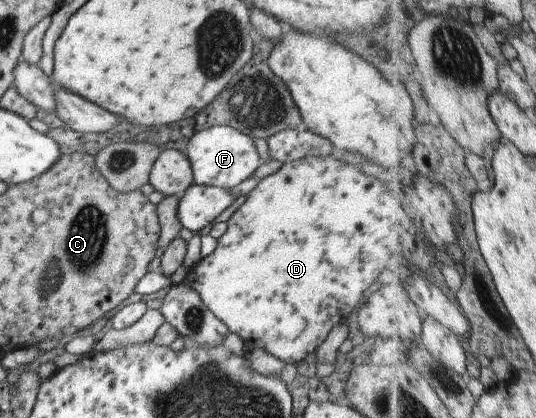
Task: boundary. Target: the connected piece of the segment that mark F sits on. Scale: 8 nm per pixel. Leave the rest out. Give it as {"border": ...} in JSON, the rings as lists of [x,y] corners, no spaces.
{"border":[[[213,126],[196,131],[187,141],[183,152],[191,166],[192,183],[219,189],[231,189],[249,179],[262,164],[253,140],[229,126]]]}

